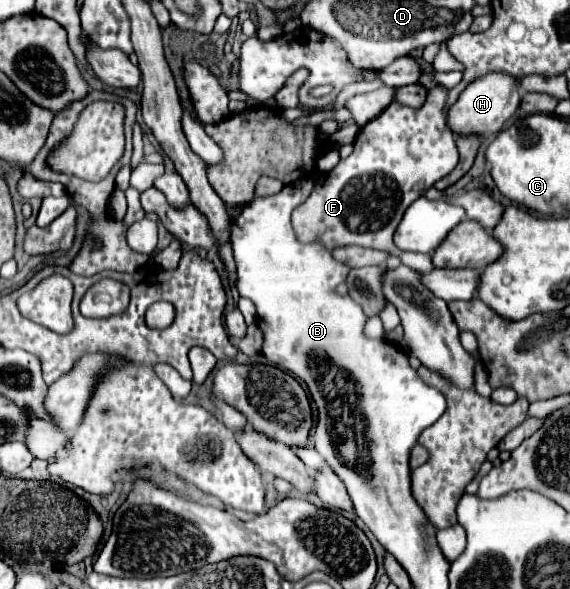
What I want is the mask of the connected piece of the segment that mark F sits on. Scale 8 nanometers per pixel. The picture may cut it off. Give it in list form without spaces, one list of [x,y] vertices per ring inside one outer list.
[[[433,87],[429,89],[423,109],[411,111],[403,105],[391,103],[379,117],[369,121],[355,139],[355,151],[347,159],[341,159],[335,169],[331,169],[329,173],[323,173],[315,183],[307,201],[299,209],[295,209],[293,227],[299,239],[303,241],[319,239],[329,249],[335,249],[337,245],[363,245],[363,247],[387,249],[391,255],[399,255],[403,265],[421,273],[431,273],[435,269],[431,255],[405,253],[405,251],[401,253],[393,243],[393,233],[403,213],[407,211],[407,207],[415,199],[419,199],[435,181],[449,175],[449,171],[459,161],[459,151],[455,147],[453,133],[449,131],[443,119],[445,97],[447,97],[447,89]]]

